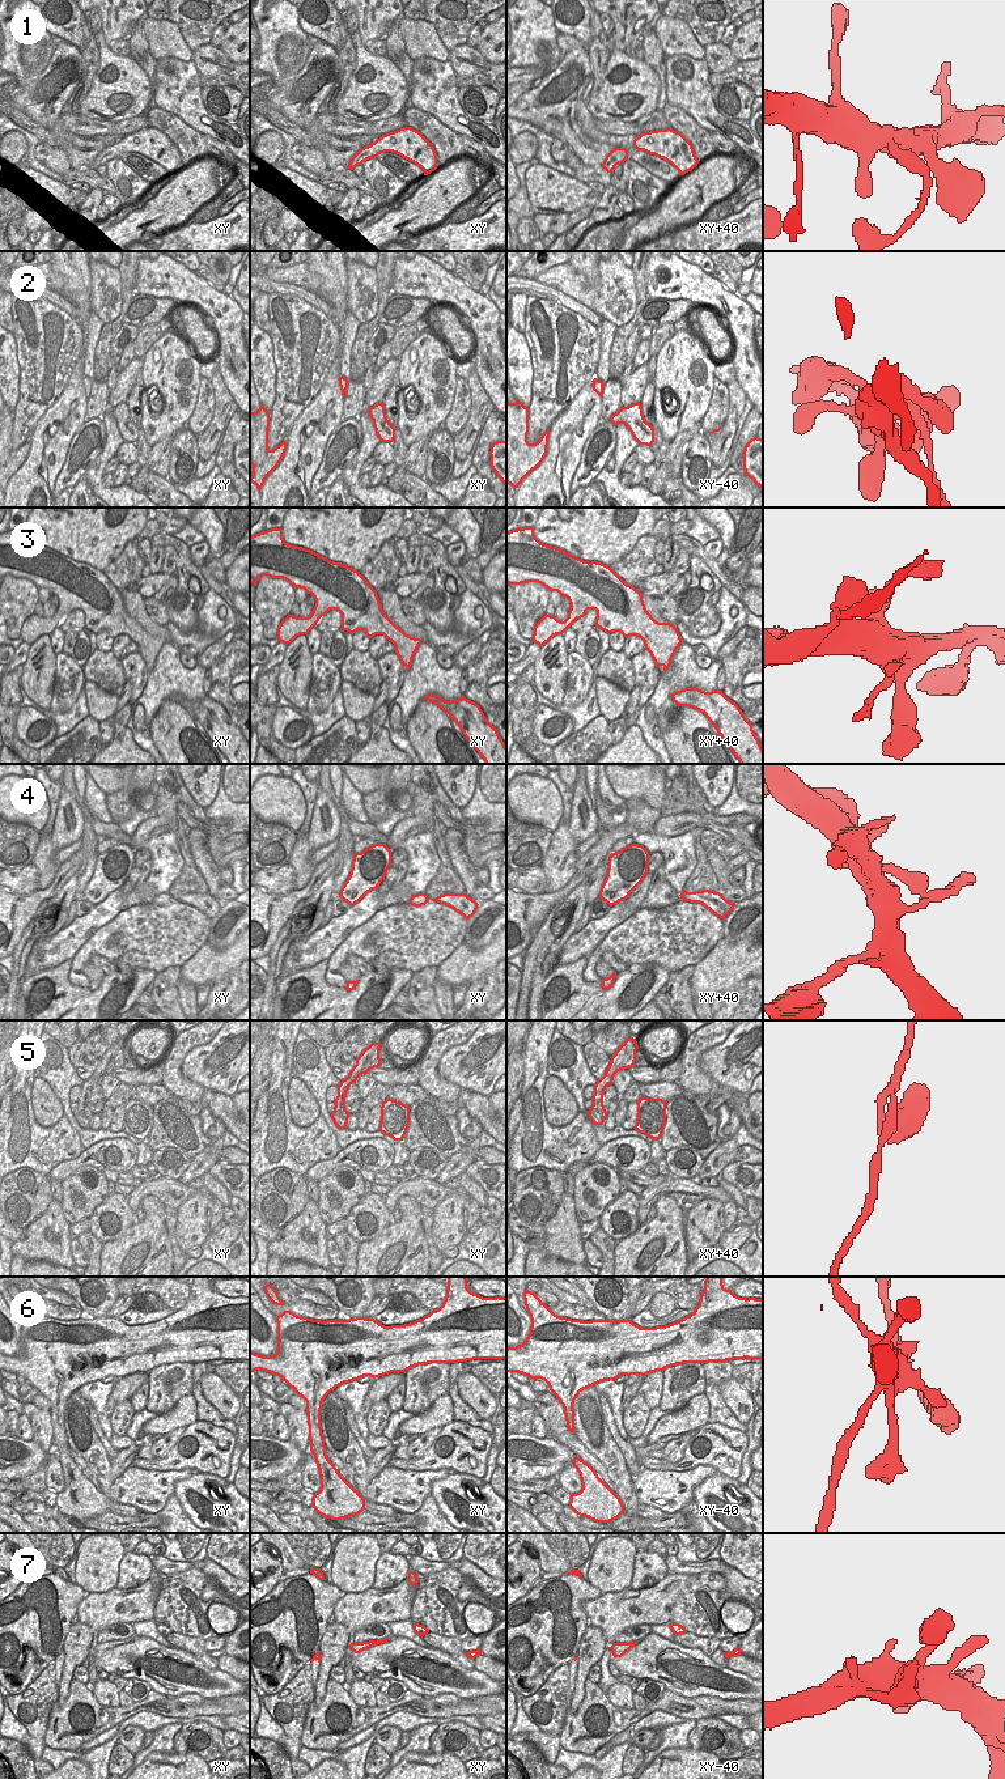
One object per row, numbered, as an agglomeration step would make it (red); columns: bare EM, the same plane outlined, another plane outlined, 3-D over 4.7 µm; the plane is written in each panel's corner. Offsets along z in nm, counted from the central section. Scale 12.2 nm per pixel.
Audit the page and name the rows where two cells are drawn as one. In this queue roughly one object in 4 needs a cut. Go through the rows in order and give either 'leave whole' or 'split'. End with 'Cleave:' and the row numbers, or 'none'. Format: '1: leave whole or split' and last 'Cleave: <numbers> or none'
1: leave whole
2: leave whole
3: leave whole
4: leave whole
5: leave whole
6: leave whole
7: leave whole
Cleave: none

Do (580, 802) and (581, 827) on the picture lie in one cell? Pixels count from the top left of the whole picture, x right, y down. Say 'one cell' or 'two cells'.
one cell

